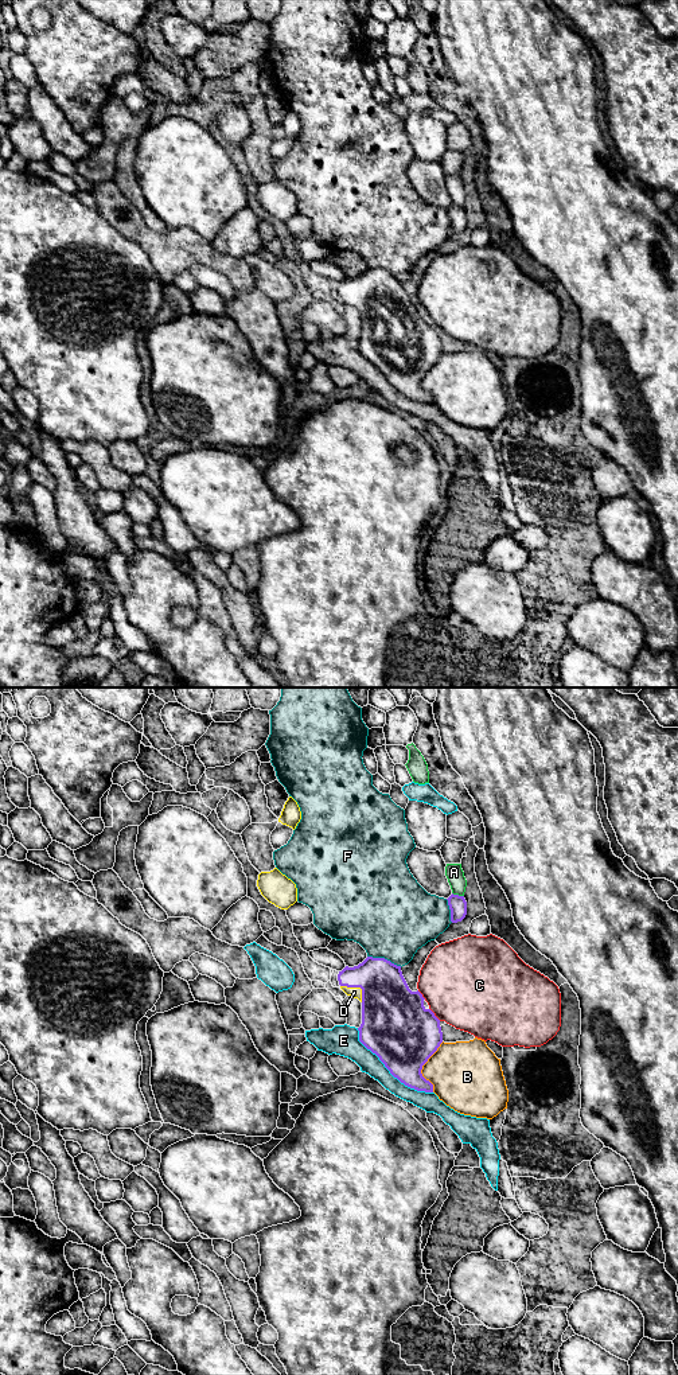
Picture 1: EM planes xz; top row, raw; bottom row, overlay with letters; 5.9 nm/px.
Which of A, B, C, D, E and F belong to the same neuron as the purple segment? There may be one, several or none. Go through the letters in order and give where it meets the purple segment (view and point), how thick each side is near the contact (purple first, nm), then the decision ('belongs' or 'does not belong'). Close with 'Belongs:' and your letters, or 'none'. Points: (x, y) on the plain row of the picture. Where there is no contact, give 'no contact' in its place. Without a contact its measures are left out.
A: xz (458, 206) | 110/110 nm | does not belong
B: xz (421, 378) | 400/380 nm | does not belong
C: xz (433, 326) | 400/480 nm | does not belong
D: xz (357, 298) | 360/60 nm | belongs
E: xz (389, 381) | 400/120 nm | does not belong
F: xz (384, 269) | 300/480 nm | does not belong
Belongs: D

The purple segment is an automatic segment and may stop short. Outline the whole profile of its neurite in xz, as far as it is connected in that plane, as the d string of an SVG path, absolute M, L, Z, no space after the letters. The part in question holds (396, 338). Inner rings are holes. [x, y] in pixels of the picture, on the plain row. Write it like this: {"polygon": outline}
{"polygon": "M367 268L358 277L346 277L339 283L338 292L347 307L362 313L359 352L375 365L401 394L417 402L433 404L433 396L422 387L421 381L443 354L440 331L424 318L422 305L409 300L401 277L385 269Z"}

